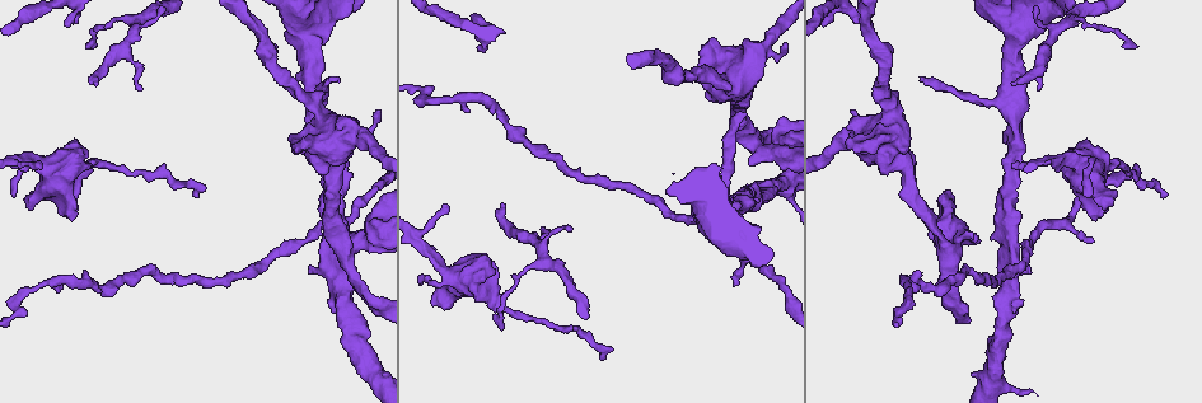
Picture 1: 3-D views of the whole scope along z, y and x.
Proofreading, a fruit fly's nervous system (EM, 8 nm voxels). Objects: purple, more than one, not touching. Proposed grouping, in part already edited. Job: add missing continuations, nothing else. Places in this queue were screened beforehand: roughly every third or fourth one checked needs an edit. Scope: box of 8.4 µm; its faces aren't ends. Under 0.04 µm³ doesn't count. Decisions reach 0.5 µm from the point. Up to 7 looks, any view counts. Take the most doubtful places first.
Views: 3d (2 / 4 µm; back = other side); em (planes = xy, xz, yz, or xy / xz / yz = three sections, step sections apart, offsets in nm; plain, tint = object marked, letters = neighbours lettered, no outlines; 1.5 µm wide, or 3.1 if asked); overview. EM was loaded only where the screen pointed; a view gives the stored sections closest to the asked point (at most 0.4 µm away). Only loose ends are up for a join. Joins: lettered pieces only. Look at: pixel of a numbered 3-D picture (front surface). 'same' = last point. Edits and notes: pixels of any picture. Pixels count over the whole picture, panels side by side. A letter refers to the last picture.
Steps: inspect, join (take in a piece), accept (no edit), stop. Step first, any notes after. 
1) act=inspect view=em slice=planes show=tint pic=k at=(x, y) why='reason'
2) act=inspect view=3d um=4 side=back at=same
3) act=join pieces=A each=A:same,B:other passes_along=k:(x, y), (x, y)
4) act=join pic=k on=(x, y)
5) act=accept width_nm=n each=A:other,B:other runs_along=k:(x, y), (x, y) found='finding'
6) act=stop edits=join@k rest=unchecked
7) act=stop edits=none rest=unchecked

act=inspect view=em slice=xy step=4 show=tint pic=1 at=(94, 84) why='free end'

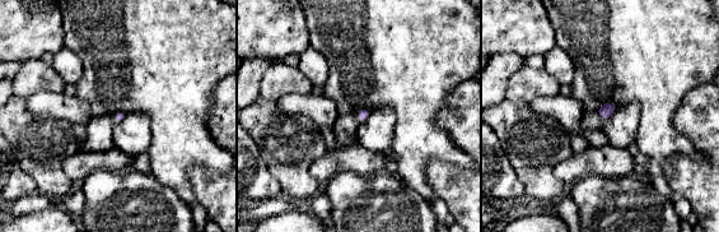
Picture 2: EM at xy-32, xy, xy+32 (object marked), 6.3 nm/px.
act=inspect view=em slice=planes show=letters at=same why='another direction'

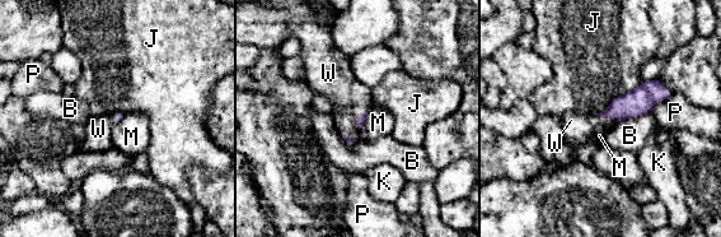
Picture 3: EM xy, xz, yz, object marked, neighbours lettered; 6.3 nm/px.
act=join pieces=W longest_contact=J:360nm each=B:other,J:other,K:other,M:other,P:other,W:same found='it goes on there'

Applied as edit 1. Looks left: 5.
act=inspect view=overview why='redraw'

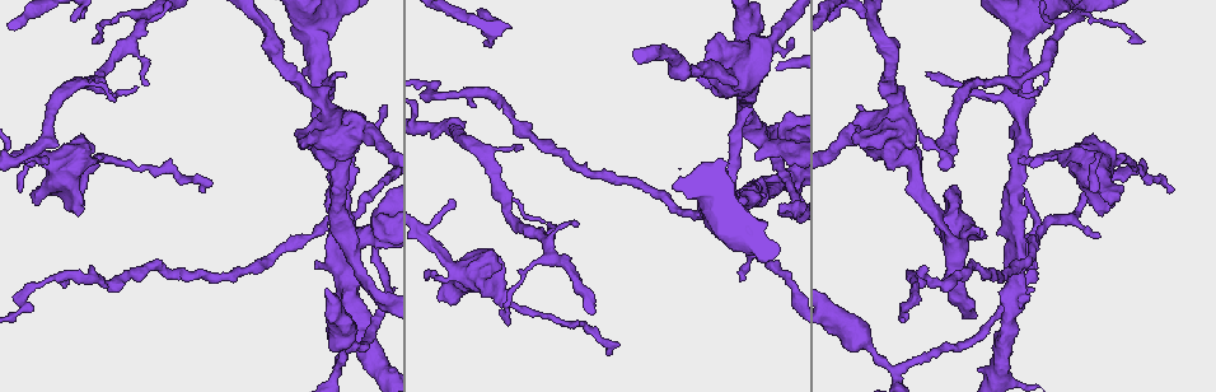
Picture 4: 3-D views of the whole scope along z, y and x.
act=inspect view=3d um=4 pic=4 at=(741, 279) why='thin end'

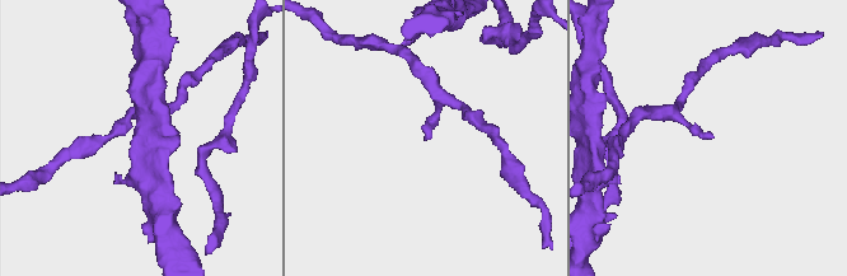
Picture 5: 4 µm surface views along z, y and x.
act=inspect view=em slice=planes show=letters pic=5 at=(426, 135) why='need the tissue'

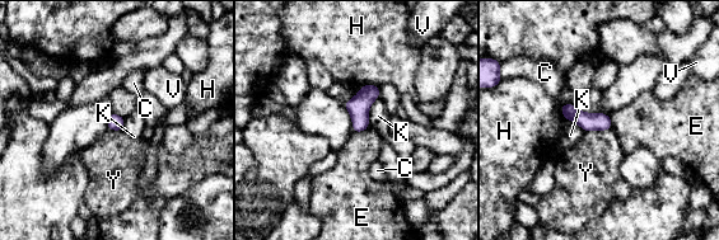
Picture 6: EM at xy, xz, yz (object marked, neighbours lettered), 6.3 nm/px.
act=accept longest_contact=K:200nm each=C:other,E:other,H:other,K:other,V:other,Y:other runs_along=6:(564, 108), (586, 121), (607, 125) found='none of them fits'

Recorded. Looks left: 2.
act=inspect view=3d um=4 pic=4 at=(451, 199) why='tapers out'

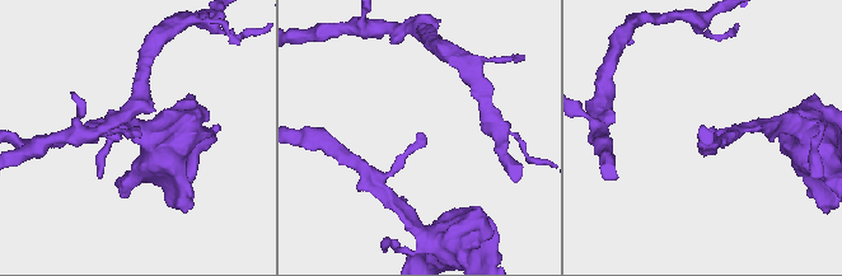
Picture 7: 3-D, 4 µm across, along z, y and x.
act=inspect view=em slice=planes show=letters pic=7 at=(133, 131) why='shape alone is not enough'

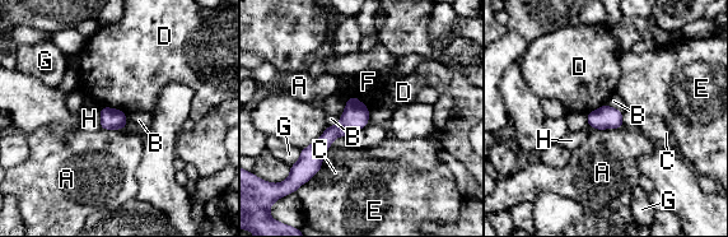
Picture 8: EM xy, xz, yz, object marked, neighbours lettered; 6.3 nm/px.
act=accept each=A:other,B:other,C:other,D:other,E:other,F:other,G:other,H:other runs_along=8:(355, 101), (306, 177) found='none of them fits'

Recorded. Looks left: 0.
act=stop edits=join@3 rest=unchecked

